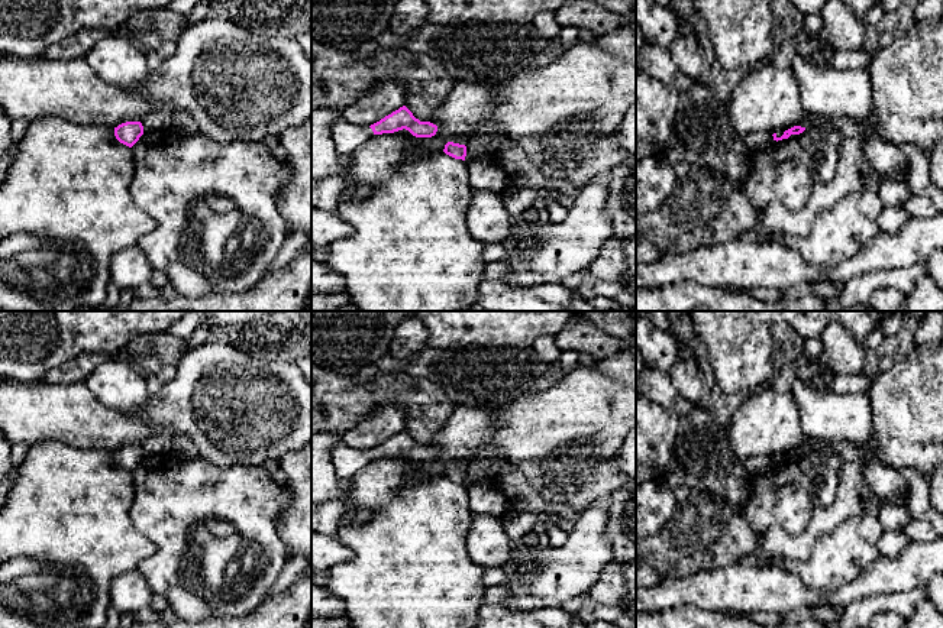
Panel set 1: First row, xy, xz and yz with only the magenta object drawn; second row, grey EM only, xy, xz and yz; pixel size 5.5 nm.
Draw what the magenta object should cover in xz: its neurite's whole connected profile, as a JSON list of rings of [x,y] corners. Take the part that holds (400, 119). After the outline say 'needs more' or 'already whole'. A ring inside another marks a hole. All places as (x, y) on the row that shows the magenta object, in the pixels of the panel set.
[[[403,106],[371,126],[353,126],[340,117],[332,127],[332,137],[335,149],[345,155],[352,153],[374,135],[394,133],[403,129],[408,130],[416,137],[432,137],[437,132],[436,124],[420,122]]]; needs more

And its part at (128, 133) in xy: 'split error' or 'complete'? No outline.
complete

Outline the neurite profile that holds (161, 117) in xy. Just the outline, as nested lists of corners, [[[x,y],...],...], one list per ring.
[[[162,106],[145,116],[141,122],[143,126],[143,132],[154,132],[161,129],[172,127],[172,109],[169,106]]]

